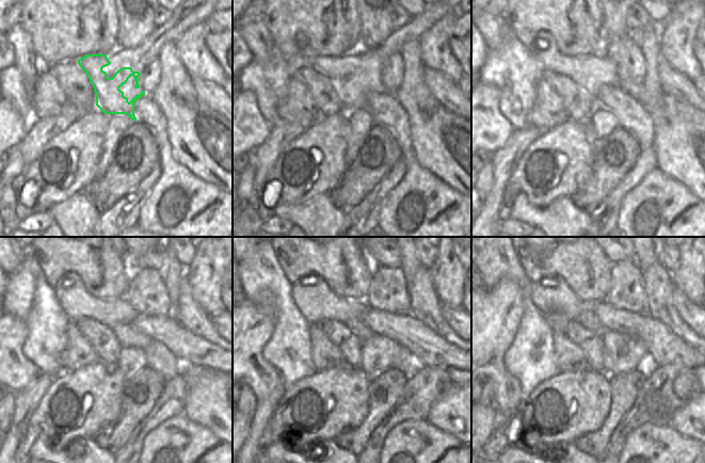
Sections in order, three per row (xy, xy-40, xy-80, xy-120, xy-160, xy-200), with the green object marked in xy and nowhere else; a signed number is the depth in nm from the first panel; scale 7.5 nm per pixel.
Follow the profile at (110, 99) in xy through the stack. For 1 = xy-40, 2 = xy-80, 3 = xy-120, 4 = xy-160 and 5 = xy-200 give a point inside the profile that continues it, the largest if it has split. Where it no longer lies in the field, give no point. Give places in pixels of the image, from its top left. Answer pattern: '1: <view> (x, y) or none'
1: xy-40 (346, 84)
2: xy-80 (575, 67)
3: xy-120 (77, 303)
4: xy-160 (317, 302)
5: xy-200 (551, 294)

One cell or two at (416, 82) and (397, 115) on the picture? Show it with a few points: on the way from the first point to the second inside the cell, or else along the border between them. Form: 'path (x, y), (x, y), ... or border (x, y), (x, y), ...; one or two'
border (394, 93), (406, 113), (409, 131); two

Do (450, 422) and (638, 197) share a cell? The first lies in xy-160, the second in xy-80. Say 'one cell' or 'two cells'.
two cells

